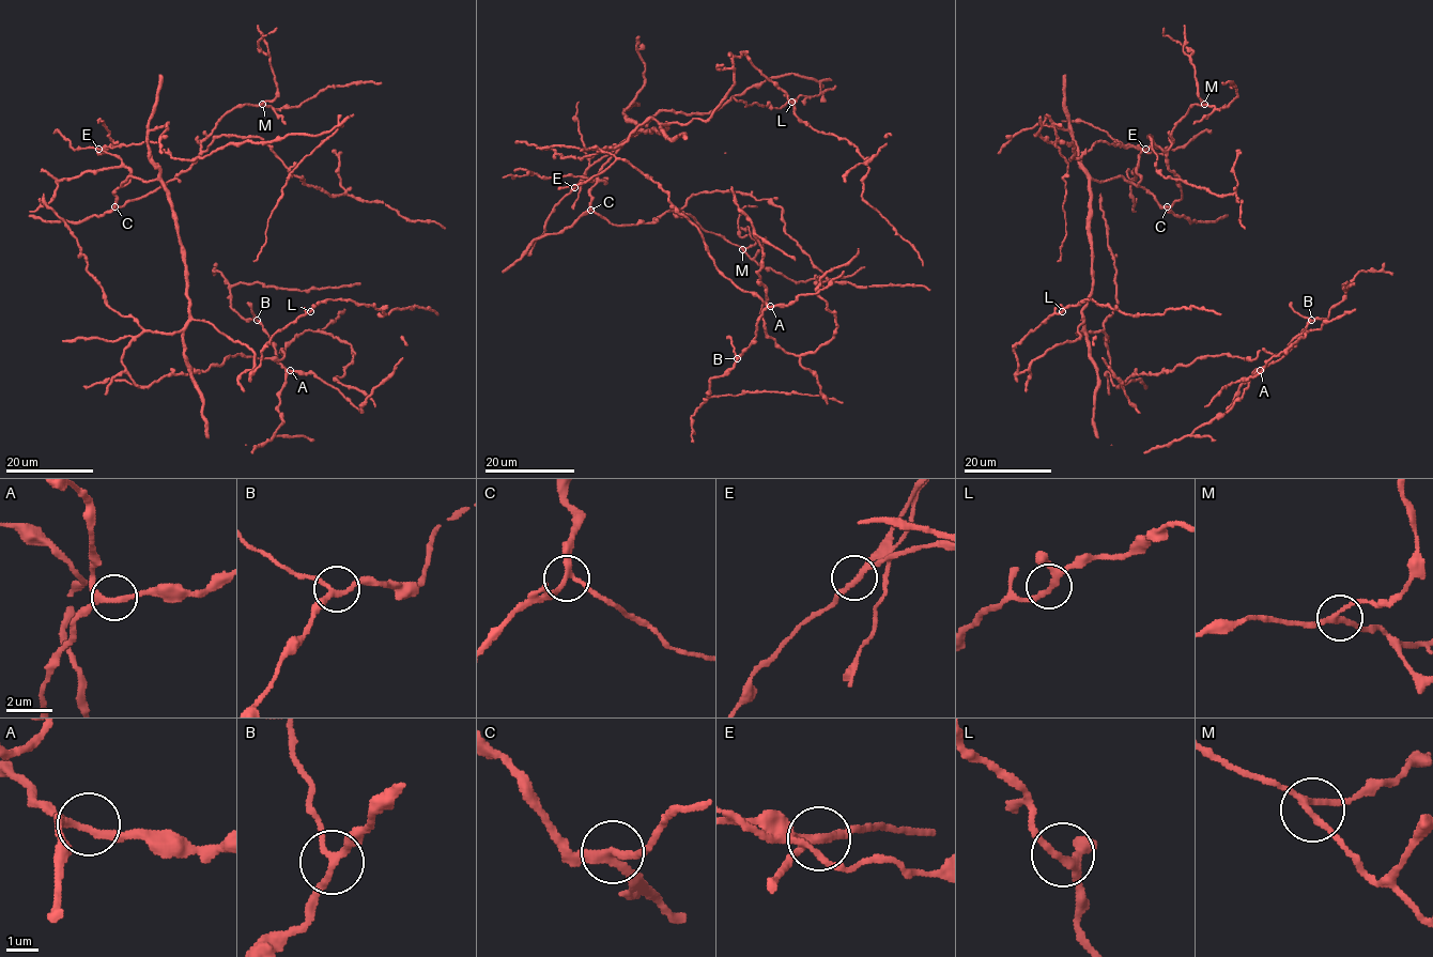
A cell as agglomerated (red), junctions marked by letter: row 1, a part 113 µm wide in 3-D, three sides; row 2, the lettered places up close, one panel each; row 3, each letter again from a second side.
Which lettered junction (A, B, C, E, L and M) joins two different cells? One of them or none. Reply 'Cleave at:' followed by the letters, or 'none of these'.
Cleave at: E

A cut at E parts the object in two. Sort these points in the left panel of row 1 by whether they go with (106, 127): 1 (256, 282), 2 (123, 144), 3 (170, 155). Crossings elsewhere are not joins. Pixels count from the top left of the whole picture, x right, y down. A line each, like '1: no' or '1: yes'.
1: no
2: yes
3: yes

